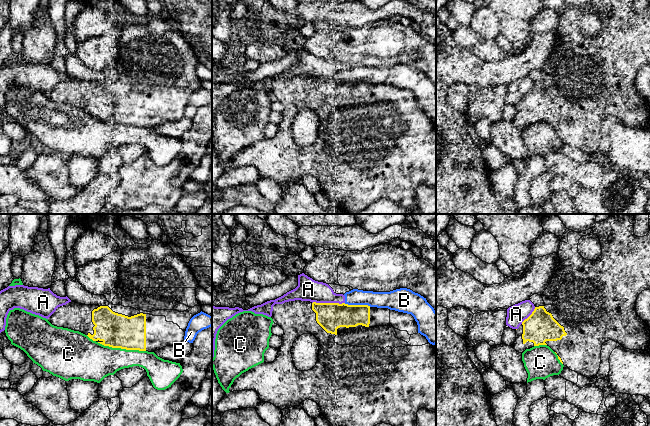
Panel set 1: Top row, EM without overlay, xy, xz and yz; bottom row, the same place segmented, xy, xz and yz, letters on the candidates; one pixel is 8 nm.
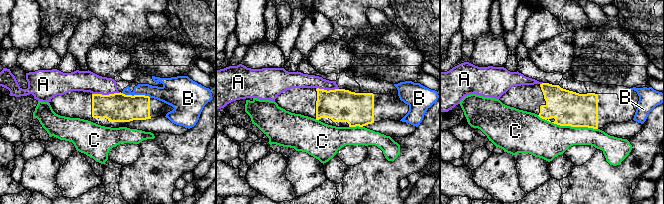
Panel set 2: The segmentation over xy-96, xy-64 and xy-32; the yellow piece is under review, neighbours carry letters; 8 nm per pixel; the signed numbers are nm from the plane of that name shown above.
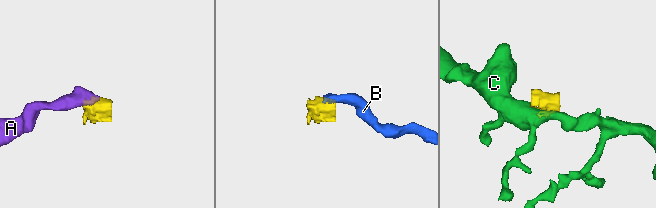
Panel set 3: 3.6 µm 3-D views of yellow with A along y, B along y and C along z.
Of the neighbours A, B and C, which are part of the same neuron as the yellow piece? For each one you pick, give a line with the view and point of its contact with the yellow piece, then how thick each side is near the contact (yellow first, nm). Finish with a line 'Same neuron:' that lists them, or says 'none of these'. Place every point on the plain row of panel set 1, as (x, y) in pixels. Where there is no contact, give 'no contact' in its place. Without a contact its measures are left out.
Same neuron: none of these

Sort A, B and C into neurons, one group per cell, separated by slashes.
A B / C

